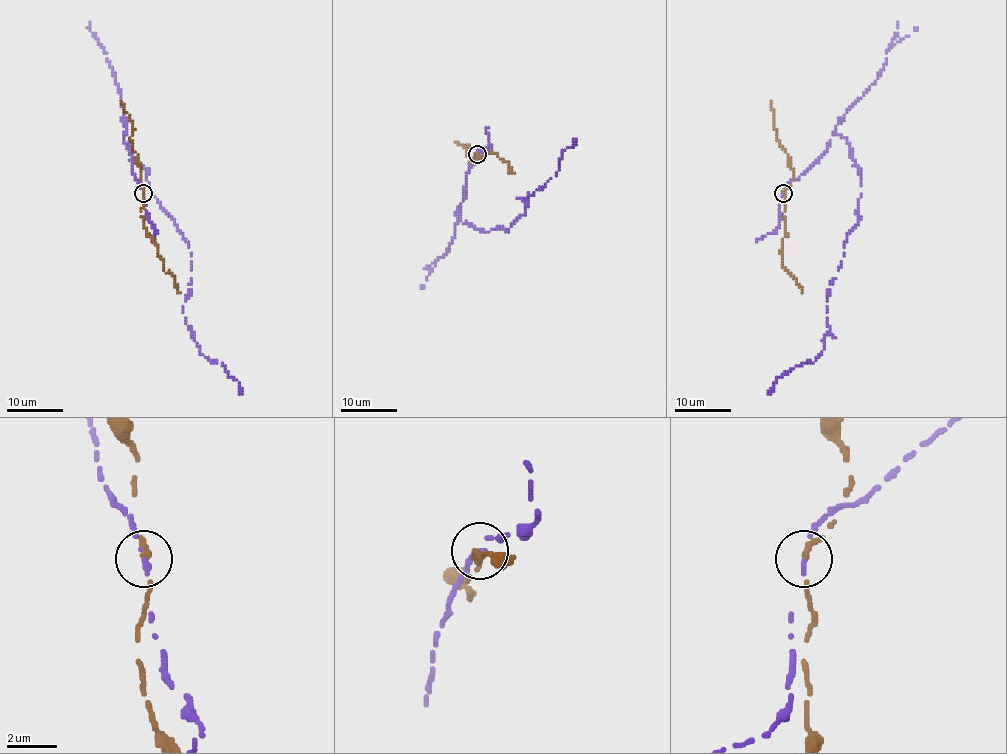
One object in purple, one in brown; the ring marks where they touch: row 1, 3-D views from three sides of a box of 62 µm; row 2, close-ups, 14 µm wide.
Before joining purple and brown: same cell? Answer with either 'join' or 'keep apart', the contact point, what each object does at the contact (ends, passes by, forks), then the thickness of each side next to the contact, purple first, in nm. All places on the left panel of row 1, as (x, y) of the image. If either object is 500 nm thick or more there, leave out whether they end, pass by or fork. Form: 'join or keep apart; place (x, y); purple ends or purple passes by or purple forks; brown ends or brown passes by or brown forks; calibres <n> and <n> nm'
keep apart; place (143, 193); purple ends; brown ends; calibres 180 and 260 nm

